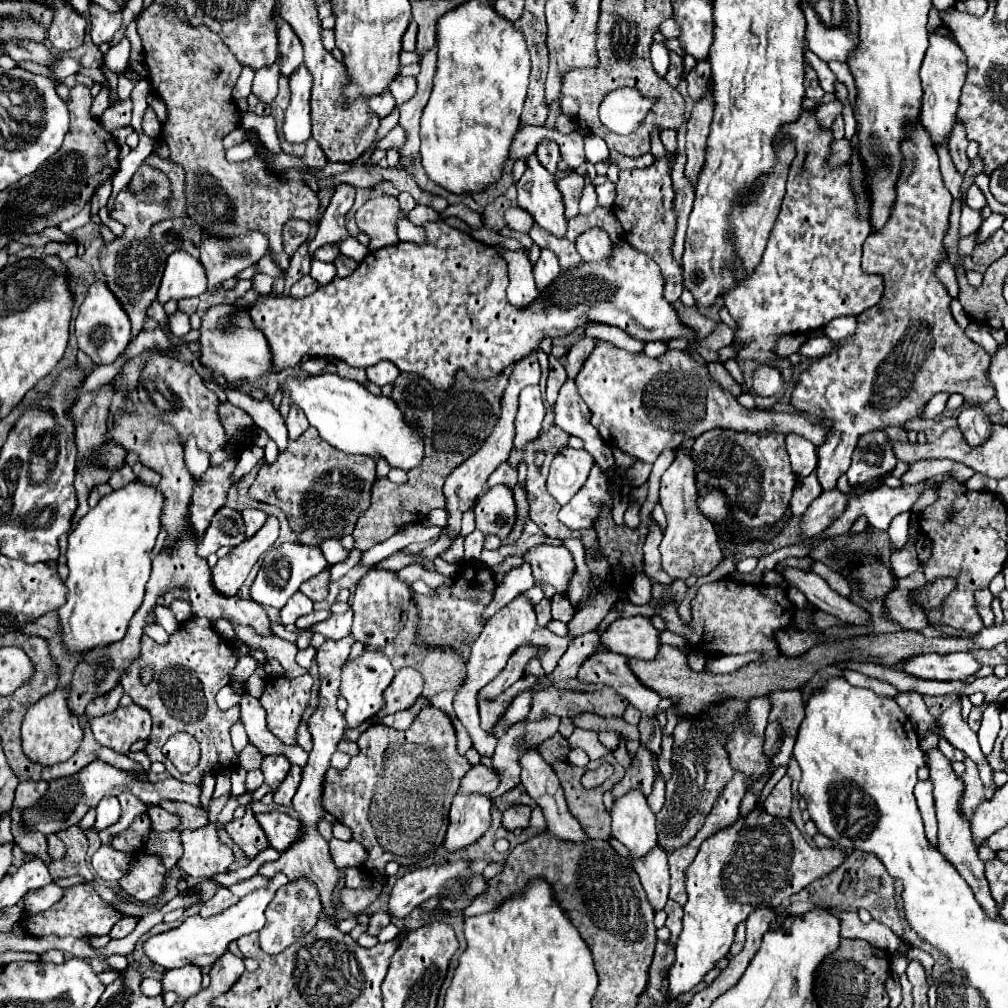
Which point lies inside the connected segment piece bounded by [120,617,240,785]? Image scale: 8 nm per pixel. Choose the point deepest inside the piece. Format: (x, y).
(190, 670)

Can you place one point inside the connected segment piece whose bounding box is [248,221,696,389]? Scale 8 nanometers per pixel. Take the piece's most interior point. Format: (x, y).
(433, 309)

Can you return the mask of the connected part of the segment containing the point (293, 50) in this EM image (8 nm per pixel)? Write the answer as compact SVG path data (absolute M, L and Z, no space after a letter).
M284 21L278 27L278 65L284 77L290 77L302 65L300 39L296 39L296 33Z

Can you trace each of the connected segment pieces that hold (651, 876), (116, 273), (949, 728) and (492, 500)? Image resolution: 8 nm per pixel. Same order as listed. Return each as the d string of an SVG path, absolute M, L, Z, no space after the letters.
M654 847L644 857L632 860L634 871L640 875L640 883L648 895L652 907L664 909L670 891L670 873L668 873L668 859L664 849Z
M150 153L146 157L146 163L154 169L160 169L168 175L170 181L170 197L164 203L142 203L132 195L128 187L122 187L118 197L114 199L114 207L110 211L110 217L124 225L124 233L116 237L112 243L104 243L100 249L100 267L106 277L108 289L116 295L122 309L128 313L132 323L132 339L142 331L146 309L156 299L156 291L160 287L160 279L166 265L166 253L152 237L152 227L164 219L174 217L188 217L186 213L186 195L184 195L184 169L170 159L160 159L156 153Z
M960 697L948 709L944 709L942 715L936 719L936 733L940 737L948 739L956 749L962 749L970 759L974 759L974 763L978 763L978 767L980 767L982 783L990 789L996 789L992 785L992 773L994 771L992 771L992 767L988 765L986 757L980 751L978 737L960 715Z
M492 487L474 505L476 529L484 535L498 535L500 539L506 539L512 531L514 515L516 505L508 487Z

